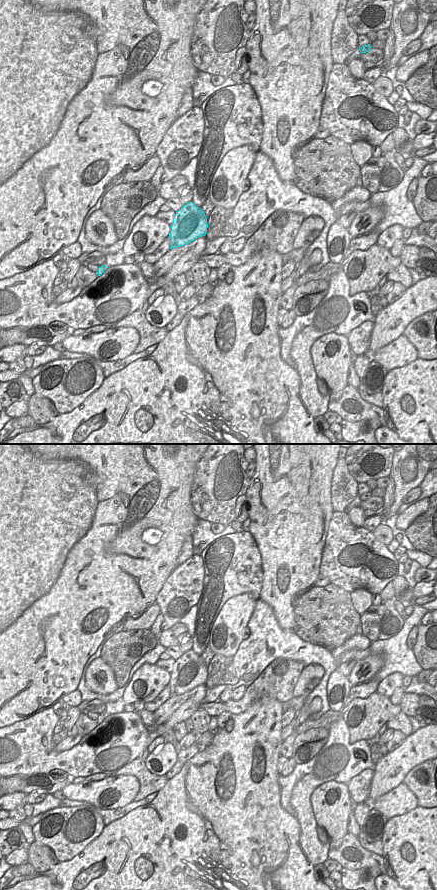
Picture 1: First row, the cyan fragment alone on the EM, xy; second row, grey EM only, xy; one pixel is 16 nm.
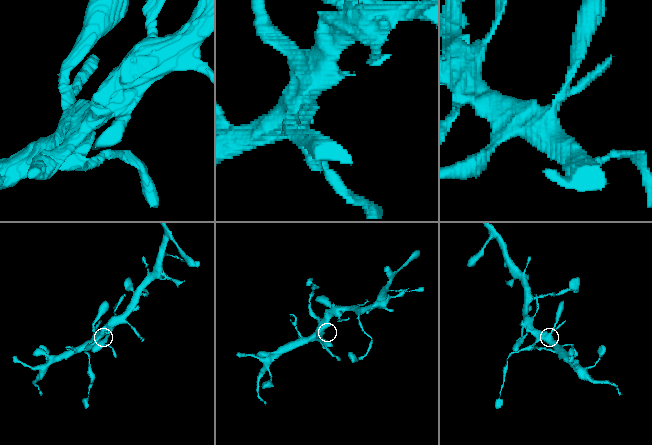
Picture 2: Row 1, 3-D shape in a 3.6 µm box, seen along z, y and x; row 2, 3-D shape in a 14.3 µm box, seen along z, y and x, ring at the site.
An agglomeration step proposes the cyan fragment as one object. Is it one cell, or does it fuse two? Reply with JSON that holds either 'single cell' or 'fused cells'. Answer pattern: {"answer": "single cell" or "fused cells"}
{"answer": "fused cells"}

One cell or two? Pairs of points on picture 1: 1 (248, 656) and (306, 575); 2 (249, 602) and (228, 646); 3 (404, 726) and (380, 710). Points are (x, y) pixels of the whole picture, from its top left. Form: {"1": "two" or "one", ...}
{"1": "two", "2": "one", "3": "two"}

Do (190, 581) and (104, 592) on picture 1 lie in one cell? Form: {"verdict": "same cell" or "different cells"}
{"verdict": "different cells"}

